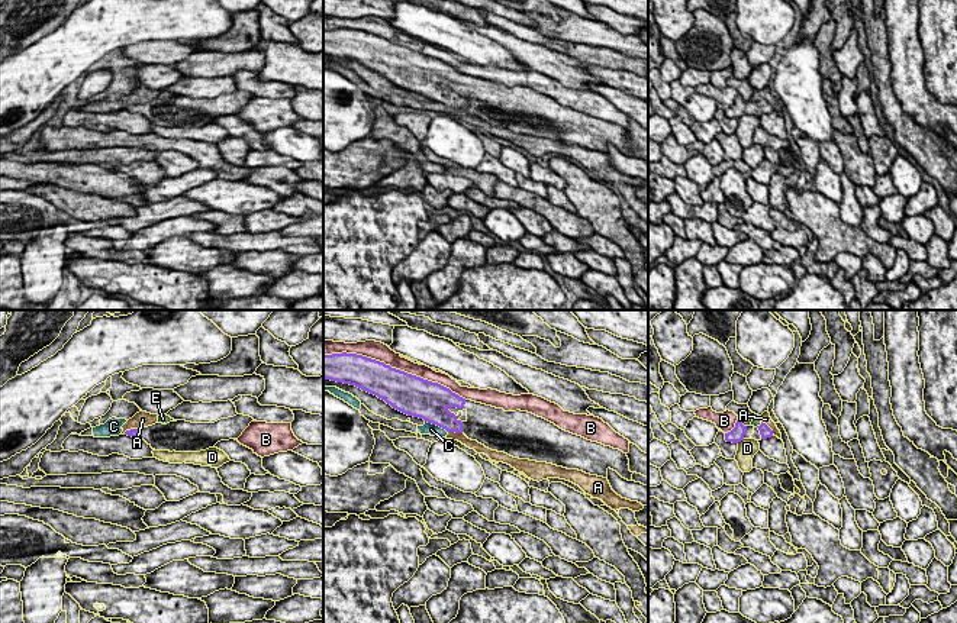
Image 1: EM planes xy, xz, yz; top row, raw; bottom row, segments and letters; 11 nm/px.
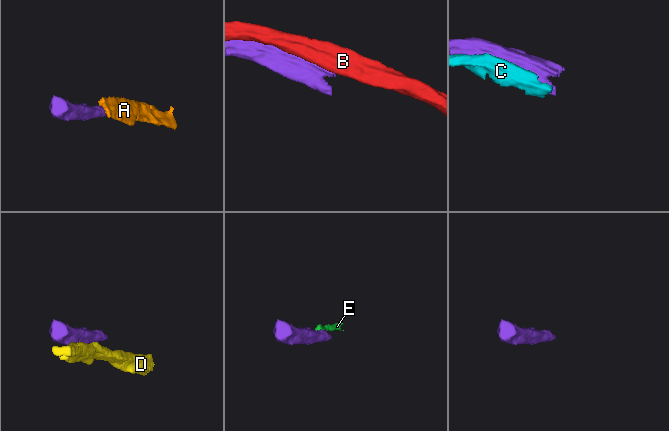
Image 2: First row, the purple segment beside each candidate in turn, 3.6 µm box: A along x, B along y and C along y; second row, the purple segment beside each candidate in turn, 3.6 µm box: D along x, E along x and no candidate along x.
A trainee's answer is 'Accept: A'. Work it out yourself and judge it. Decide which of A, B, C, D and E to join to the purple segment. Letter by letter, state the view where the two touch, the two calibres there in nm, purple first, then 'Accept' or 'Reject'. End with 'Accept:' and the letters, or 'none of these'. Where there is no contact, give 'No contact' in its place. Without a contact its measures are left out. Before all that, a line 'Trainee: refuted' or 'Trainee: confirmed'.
Trainee: refuted
A: Touches purple in yz. Thickness 130 nm (purple) against 100 nm. Reject
B: Touches purple in xz. Thickness 400 nm (purple) against 200 nm. Reject
C: Touches purple in xz. Thickness 400 nm (purple) against 130 nm. Reject
D: Touches purple in yz. Thickness 160 nm (purple) against 220 nm. Reject
E: Touches purple in yz. Thickness 130 nm (purple) against 100 nm. Reject
Accept: none of these

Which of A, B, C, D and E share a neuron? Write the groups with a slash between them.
A C E / B / D

